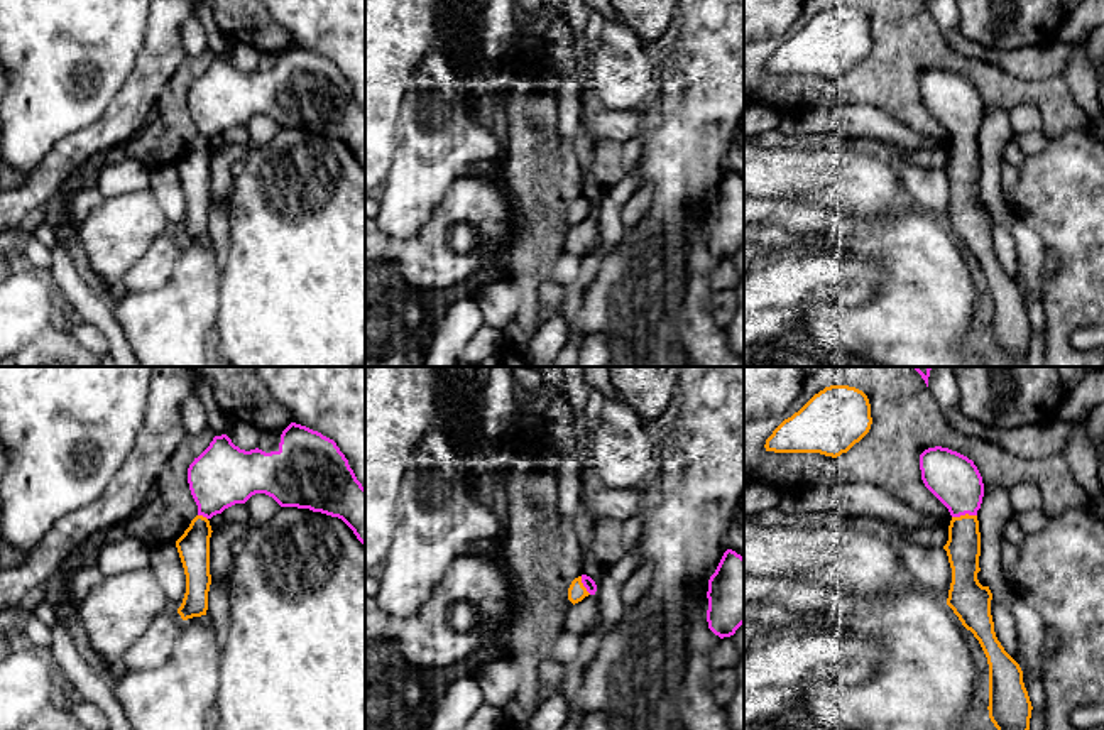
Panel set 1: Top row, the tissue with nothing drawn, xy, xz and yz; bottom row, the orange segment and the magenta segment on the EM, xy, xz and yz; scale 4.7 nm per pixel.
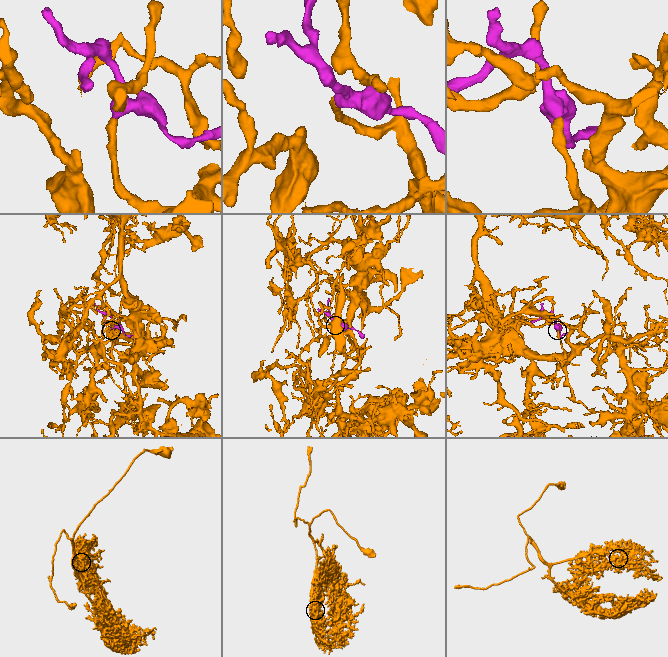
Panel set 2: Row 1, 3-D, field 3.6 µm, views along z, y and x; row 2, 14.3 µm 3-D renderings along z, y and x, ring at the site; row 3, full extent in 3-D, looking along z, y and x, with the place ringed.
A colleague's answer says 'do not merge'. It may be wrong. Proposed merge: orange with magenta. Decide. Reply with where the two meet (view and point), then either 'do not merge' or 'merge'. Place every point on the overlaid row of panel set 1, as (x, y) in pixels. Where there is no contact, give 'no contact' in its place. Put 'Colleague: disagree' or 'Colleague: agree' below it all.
meets orange in yz at (966, 514); merge
Colleague: disagree

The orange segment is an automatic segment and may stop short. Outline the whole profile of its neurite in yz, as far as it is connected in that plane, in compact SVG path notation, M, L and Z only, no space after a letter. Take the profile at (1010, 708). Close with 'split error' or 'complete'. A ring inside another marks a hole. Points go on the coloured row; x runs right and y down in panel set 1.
M935 446L920 455L925 487L948 509L952 520L943 546L952 568L947 605L979 640L989 664L989 718L997 730L1030 730L1031 701L1019 664L994 632L992 593L977 580L981 532L977 510L984 497L982 477L967 456Z; split error

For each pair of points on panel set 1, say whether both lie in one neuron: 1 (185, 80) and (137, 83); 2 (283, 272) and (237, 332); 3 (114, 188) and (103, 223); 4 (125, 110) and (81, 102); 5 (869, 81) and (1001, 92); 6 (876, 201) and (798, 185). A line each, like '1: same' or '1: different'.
1: different
2: same
3: different
4: different
5: same
6: same

